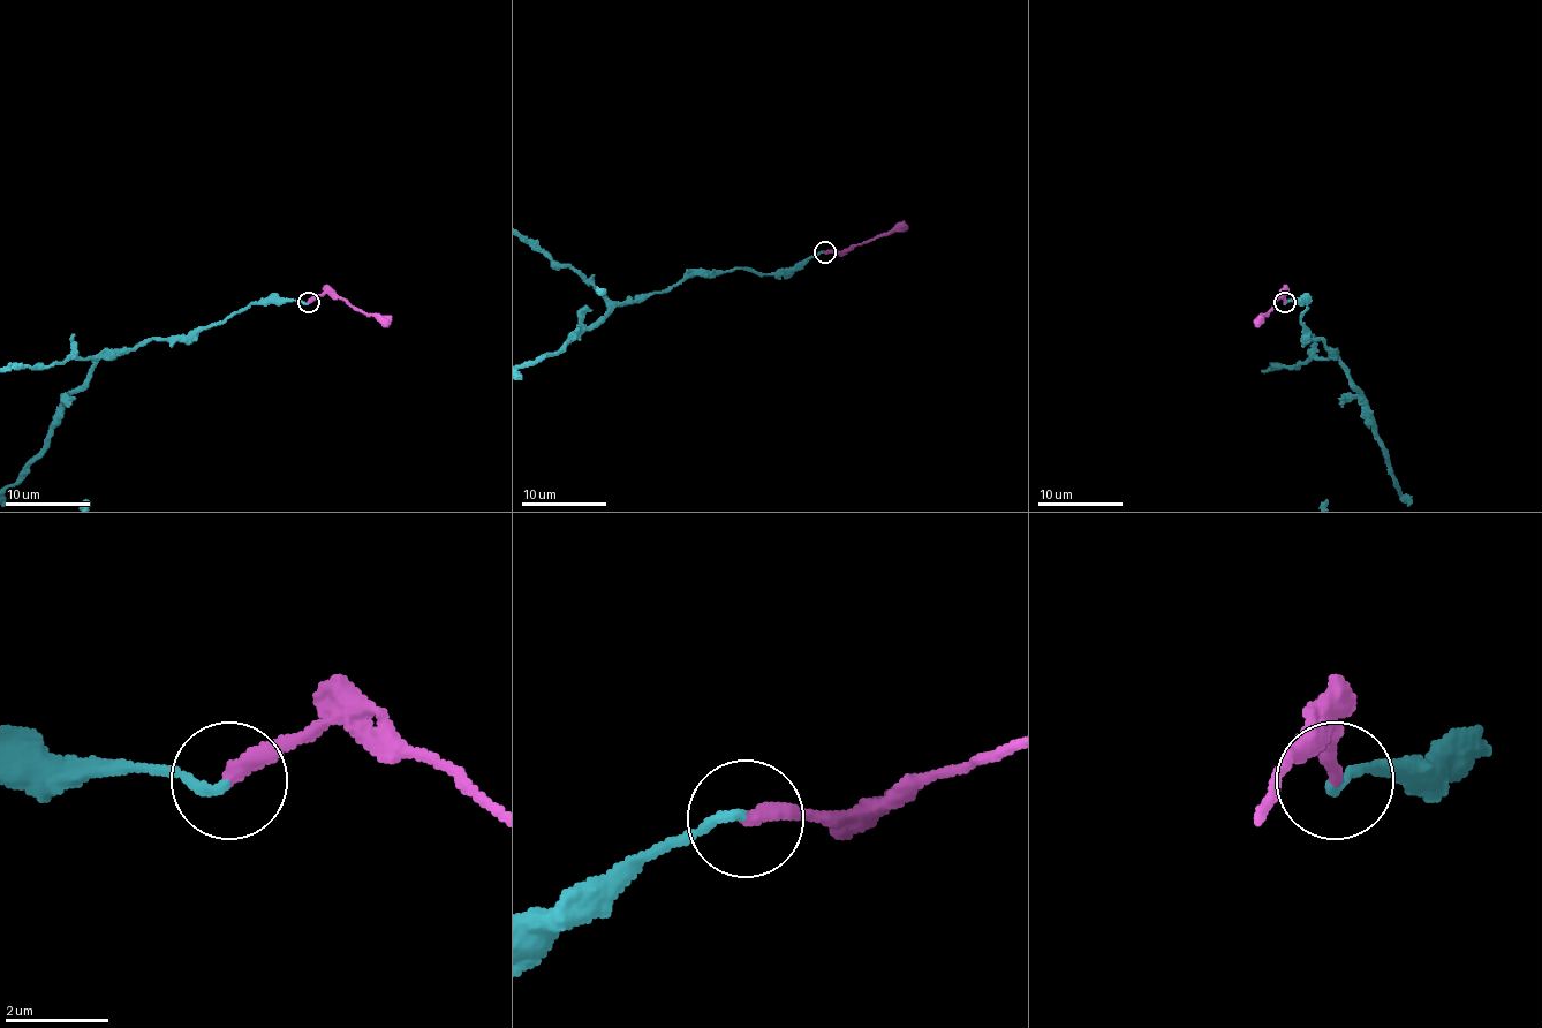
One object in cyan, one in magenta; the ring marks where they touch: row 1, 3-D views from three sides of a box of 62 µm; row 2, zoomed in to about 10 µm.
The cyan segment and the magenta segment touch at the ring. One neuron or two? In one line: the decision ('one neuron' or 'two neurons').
one neuron

